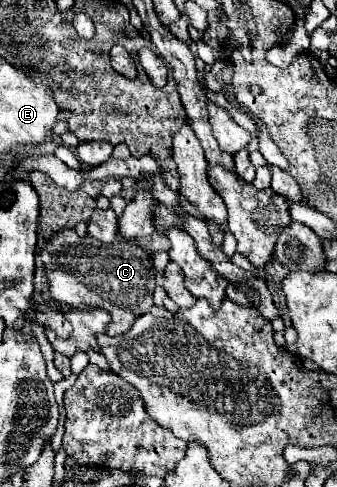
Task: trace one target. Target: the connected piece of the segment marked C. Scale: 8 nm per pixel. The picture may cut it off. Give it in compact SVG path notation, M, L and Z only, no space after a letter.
M65 229L41 245L41 259L49 275L51 295L77 309L99 307L111 313L113 323L107 329L109 337L117 337L129 331L129 325L153 307L155 291L155 267L147 253L127 241L115 241L105 245L93 237L77 237L73 229Z

